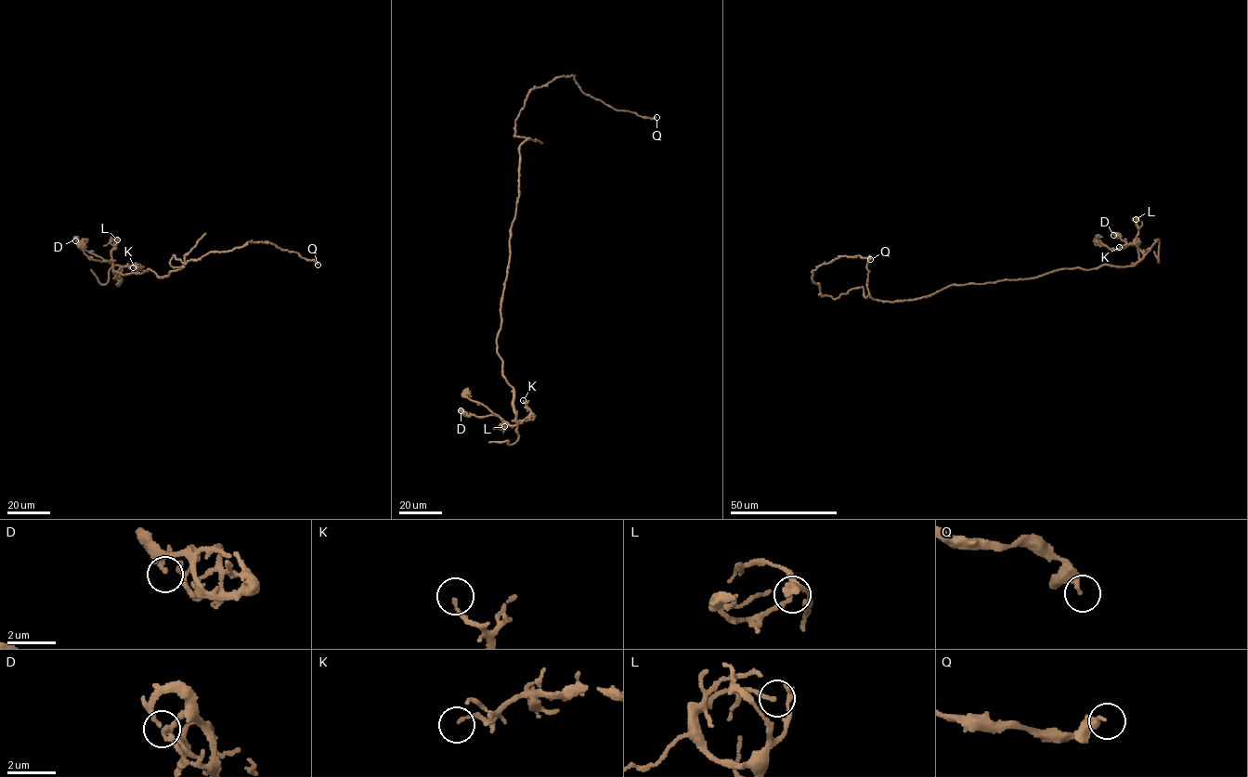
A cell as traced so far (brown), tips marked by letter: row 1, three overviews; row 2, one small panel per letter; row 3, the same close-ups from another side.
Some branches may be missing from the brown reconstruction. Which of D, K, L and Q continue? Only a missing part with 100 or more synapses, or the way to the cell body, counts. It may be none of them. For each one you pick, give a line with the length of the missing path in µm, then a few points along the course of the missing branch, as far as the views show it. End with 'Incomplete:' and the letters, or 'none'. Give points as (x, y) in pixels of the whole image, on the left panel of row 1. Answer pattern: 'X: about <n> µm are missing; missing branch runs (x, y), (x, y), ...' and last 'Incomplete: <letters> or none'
Incomplete: none

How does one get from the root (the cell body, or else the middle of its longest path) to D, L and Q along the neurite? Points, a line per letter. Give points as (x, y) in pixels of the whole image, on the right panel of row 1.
D: (940, 291), (953, 284), (1033, 278), (1061, 269), (1132, 265), (1142, 258), (1137, 245), (1113, 235)
L: (940, 291), (953, 284), (1033, 278), (1061, 269), (1132, 265), (1143, 255), (1136, 242), (1136, 219)
Q: (940, 291), (892, 302), (864, 297), (859, 287), (833, 298), (812, 281), (818, 266), (839, 256), (870, 259)

